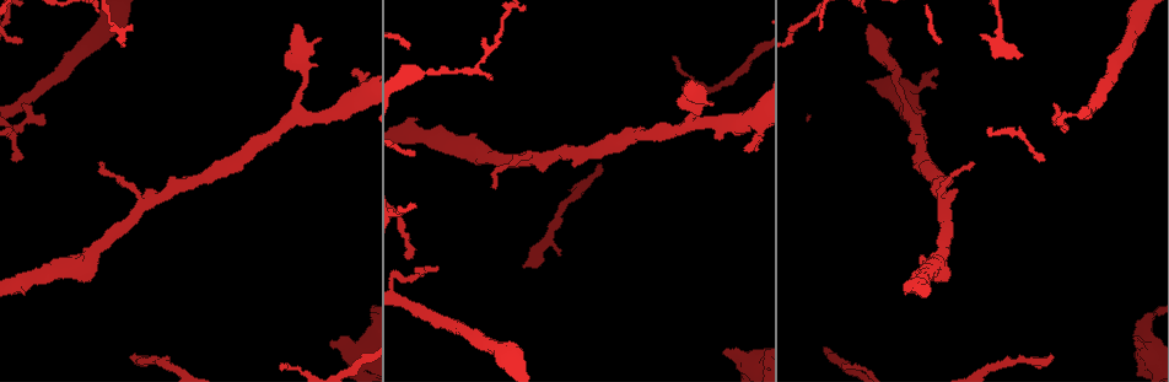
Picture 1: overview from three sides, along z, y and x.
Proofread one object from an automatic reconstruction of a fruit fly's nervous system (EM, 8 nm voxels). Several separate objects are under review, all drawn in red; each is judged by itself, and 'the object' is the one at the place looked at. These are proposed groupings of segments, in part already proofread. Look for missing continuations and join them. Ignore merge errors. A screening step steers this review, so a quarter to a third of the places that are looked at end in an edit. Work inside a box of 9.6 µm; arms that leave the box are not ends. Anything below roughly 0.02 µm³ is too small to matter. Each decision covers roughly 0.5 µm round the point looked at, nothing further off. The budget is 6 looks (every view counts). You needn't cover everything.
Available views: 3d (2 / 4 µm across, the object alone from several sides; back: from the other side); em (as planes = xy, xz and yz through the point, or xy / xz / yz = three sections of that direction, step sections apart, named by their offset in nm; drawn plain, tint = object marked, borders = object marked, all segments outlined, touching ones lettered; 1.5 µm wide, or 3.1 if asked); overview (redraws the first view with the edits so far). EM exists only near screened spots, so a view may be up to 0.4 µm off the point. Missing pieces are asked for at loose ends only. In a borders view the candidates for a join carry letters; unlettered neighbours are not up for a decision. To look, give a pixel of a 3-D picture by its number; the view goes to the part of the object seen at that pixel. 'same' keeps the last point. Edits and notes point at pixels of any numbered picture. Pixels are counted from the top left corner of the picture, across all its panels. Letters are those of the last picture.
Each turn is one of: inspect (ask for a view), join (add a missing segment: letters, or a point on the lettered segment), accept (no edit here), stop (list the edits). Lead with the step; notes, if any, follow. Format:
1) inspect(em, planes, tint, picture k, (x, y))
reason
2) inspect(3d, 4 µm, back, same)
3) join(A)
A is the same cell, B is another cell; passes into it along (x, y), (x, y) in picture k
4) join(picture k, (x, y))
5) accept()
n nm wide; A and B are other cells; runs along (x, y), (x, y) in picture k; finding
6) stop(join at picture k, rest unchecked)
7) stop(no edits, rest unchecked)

inspect(em, yz, step 4, tint, picture 1, (132, 357))
free end

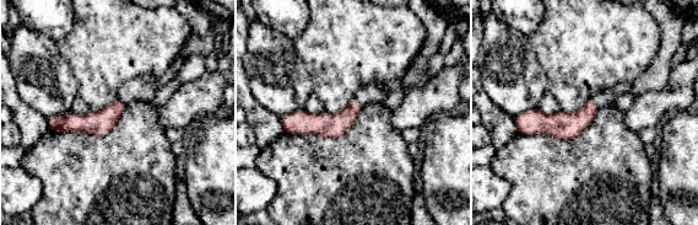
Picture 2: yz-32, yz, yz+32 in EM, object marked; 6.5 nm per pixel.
inspect(em, planes, borders, same)
cut it another way

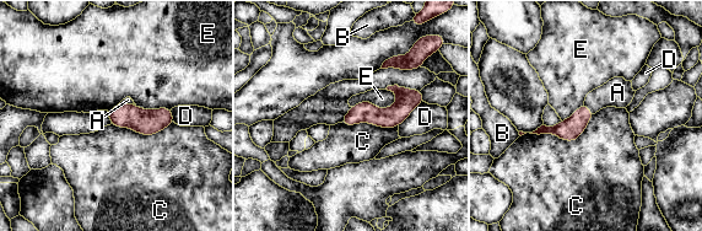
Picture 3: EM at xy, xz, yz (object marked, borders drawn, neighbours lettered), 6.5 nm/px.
join(A)
140 nm wide; C touches over 440 nm; A is the same cell, B, C, D and E are other cells; the cell continues

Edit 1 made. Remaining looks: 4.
inspect(em, planes, borders, picture 1, (333, 341))
free end

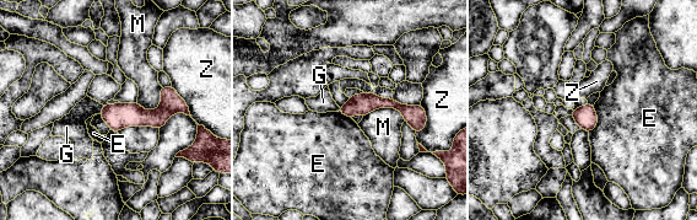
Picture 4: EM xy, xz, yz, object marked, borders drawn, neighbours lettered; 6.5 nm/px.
accept()
E, G, M and Z are other cells; border along (594, 106), (598, 124), (589, 134) in picture 4; no lettered segment goes on from it

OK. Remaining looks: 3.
inspect(3d, 4 µm, picture 1, (685, 83))
an open end

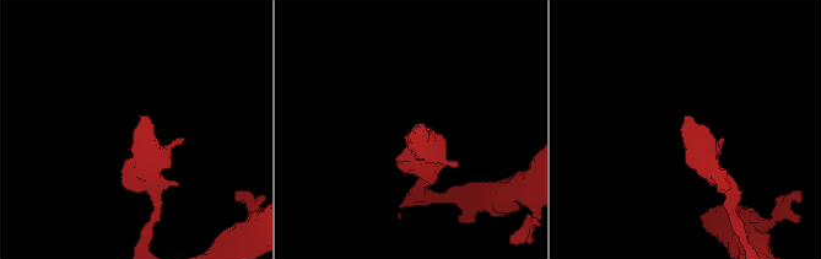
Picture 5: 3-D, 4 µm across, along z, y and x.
inspect(em, planes, borders, picture 5, (686, 116))

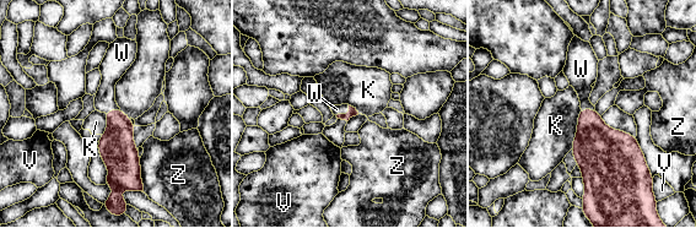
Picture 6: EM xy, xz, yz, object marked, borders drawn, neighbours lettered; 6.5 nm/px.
join(W)
W is the same cell, K, V and Z are other cells; passes into it along (352, 112), (344, 114), (344, 108) in picture 6; the cell continues

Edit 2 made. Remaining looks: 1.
stop(join at picture 3, join at picture 6, rest unchecked)

